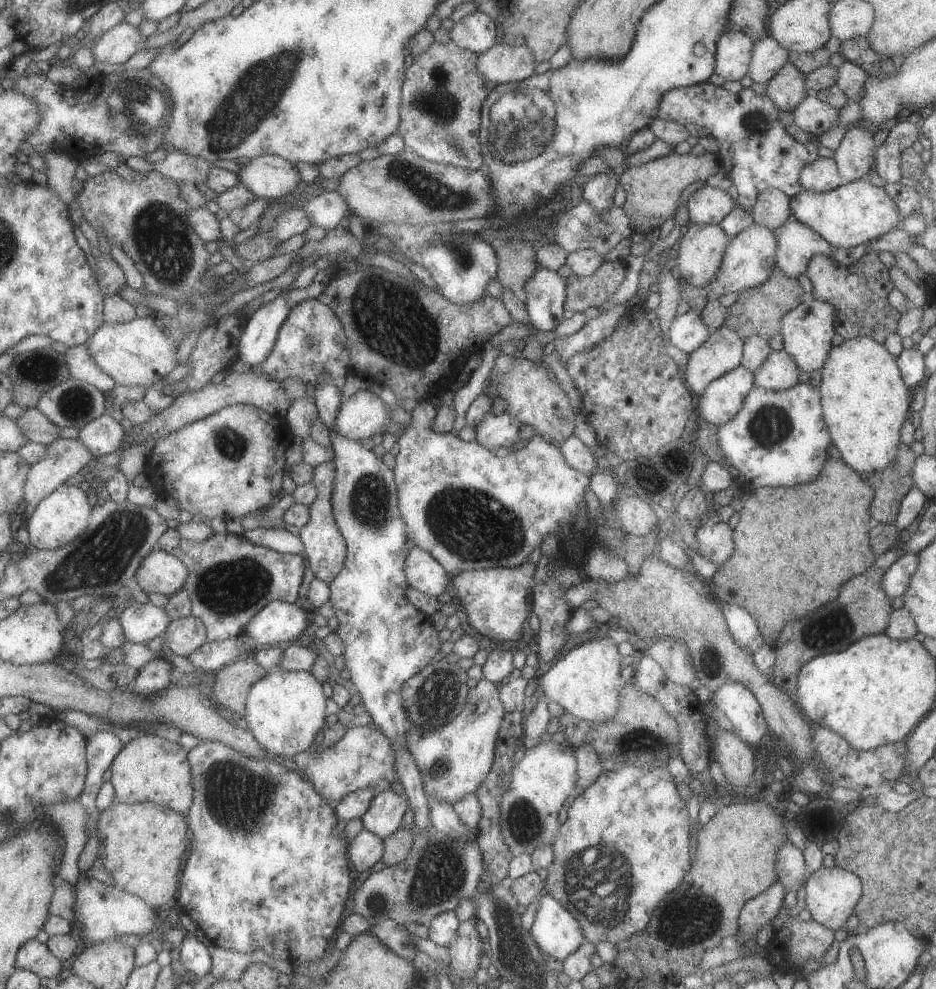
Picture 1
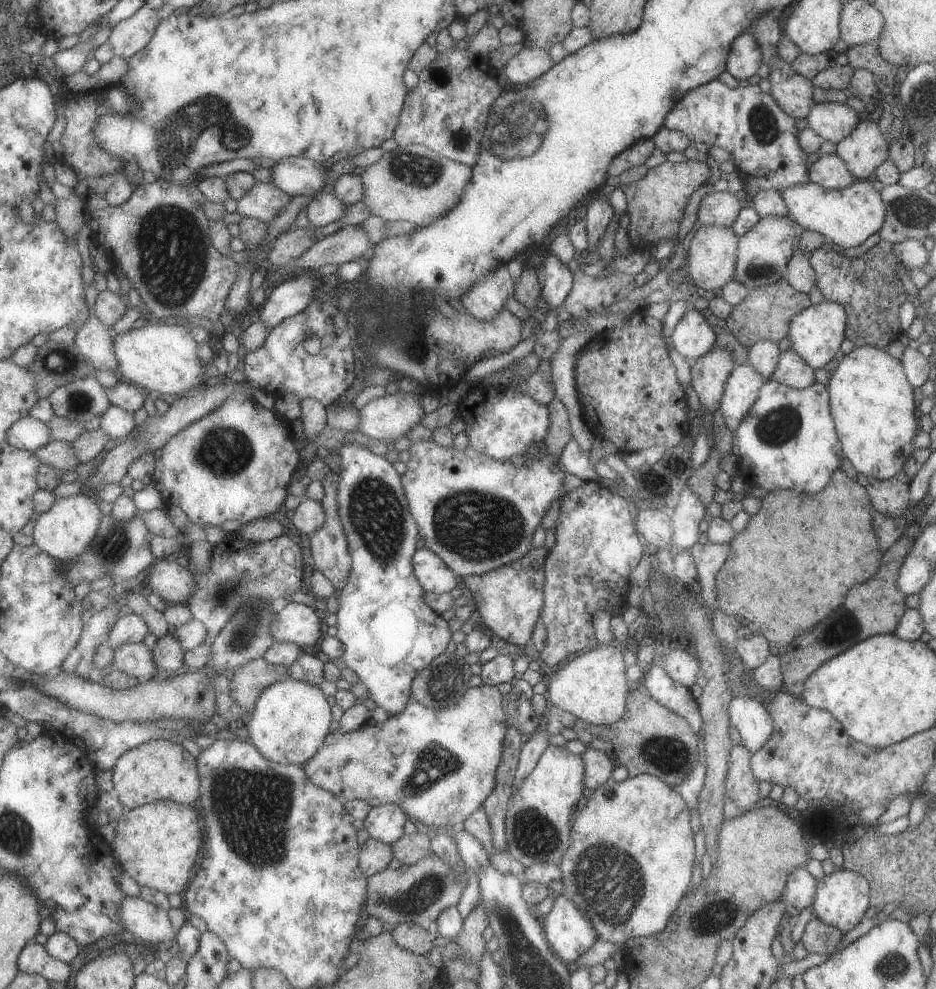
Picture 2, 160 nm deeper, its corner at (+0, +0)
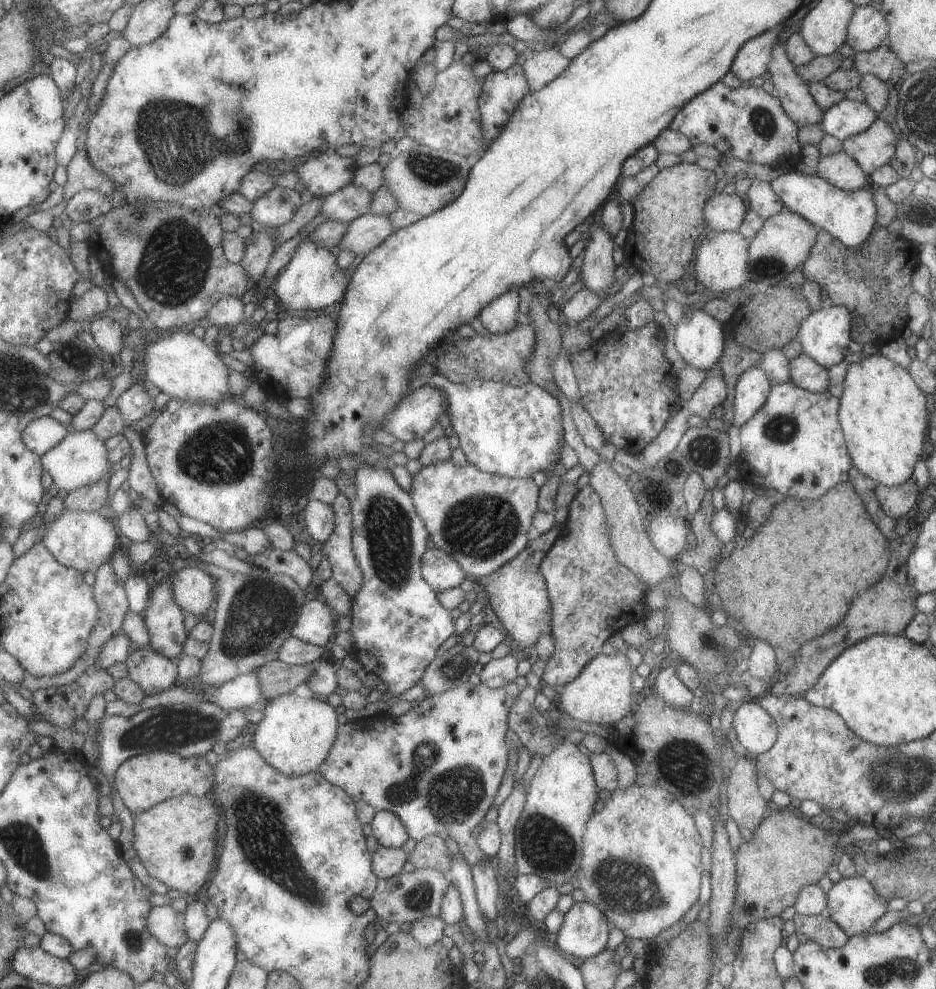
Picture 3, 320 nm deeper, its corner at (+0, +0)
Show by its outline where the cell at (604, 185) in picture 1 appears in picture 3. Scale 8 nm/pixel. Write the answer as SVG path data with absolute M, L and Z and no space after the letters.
M593 226L586 236L583 259L576 270L584 288L593 290L599 296L613 284L618 253L611 236L603 228Z

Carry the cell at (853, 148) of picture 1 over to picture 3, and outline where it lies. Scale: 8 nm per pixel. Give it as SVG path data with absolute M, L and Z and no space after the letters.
M878 117L867 130L845 138L842 152L863 170L863 174L869 176L891 160L899 140L897 137L891 126Z

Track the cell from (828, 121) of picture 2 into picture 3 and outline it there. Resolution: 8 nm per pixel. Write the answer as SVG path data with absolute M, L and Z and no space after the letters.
M842 99L823 110L819 124L824 134L843 141L851 135L867 130L875 118L878 118L877 114L865 102Z

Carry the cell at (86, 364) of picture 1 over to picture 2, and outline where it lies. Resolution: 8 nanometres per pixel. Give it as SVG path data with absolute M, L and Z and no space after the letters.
M93 312L87 324L81 325L75 336L80 351L93 363L95 370L109 369L118 375L120 362L116 353L113 331Z

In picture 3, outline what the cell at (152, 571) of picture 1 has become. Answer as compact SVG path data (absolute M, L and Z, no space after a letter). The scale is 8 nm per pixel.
M183 567L169 576L175 592L175 600L184 612L205 616L209 614L213 602L218 600L218 591L213 576L205 569Z

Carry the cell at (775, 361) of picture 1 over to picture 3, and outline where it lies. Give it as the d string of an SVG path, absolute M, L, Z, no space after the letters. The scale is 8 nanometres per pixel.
M804 354L789 360L789 382L811 393L826 392L829 388L827 369Z

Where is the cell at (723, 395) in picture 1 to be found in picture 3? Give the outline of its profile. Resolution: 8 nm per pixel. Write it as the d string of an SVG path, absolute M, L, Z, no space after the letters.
M752 367L739 376L733 388L733 418L731 424L737 428L763 406L769 394L771 382L761 368Z

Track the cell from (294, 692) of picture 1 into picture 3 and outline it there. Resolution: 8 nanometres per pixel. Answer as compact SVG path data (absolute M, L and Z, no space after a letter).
M294 692L269 700L254 733L253 742L271 766L286 776L301 776L317 771L329 758L338 730L337 710L325 698L303 698Z

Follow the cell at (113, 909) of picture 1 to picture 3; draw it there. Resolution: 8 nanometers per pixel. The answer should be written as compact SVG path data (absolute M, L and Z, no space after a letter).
M155 906L147 916L149 932L168 948L181 949L188 941L185 913L171 906Z

